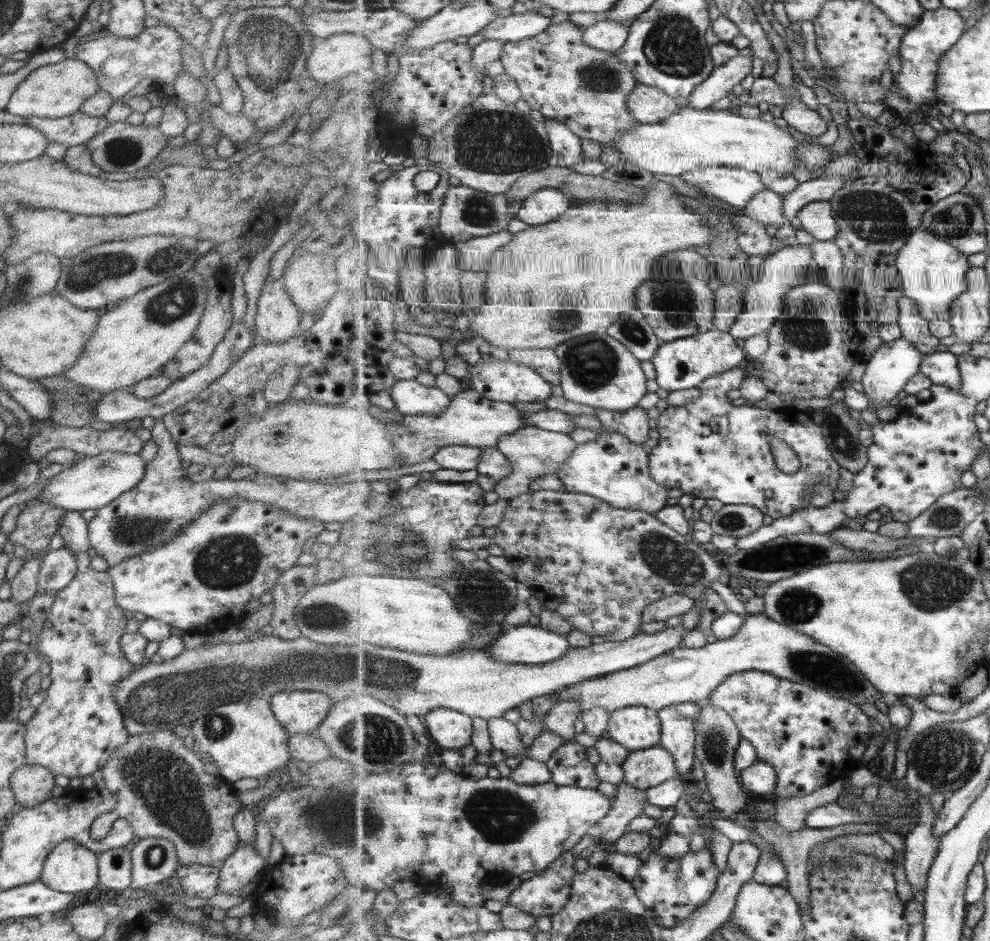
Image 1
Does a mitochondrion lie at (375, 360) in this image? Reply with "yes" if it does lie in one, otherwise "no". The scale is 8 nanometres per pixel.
no

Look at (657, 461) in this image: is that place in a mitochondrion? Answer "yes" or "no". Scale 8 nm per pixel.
no

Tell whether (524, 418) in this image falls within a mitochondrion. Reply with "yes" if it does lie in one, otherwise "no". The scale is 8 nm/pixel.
no

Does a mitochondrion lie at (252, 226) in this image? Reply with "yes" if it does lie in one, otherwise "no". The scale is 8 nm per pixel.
no

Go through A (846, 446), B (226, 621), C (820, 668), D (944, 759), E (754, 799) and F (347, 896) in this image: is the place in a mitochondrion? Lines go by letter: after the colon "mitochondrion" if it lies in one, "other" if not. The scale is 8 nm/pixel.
A: mitochondrion
B: other
C: mitochondrion
D: mitochondrion
E: other
F: other

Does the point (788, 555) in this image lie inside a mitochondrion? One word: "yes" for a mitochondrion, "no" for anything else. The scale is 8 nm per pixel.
yes

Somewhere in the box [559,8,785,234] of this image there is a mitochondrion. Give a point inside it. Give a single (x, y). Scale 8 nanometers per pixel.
(673, 44)

